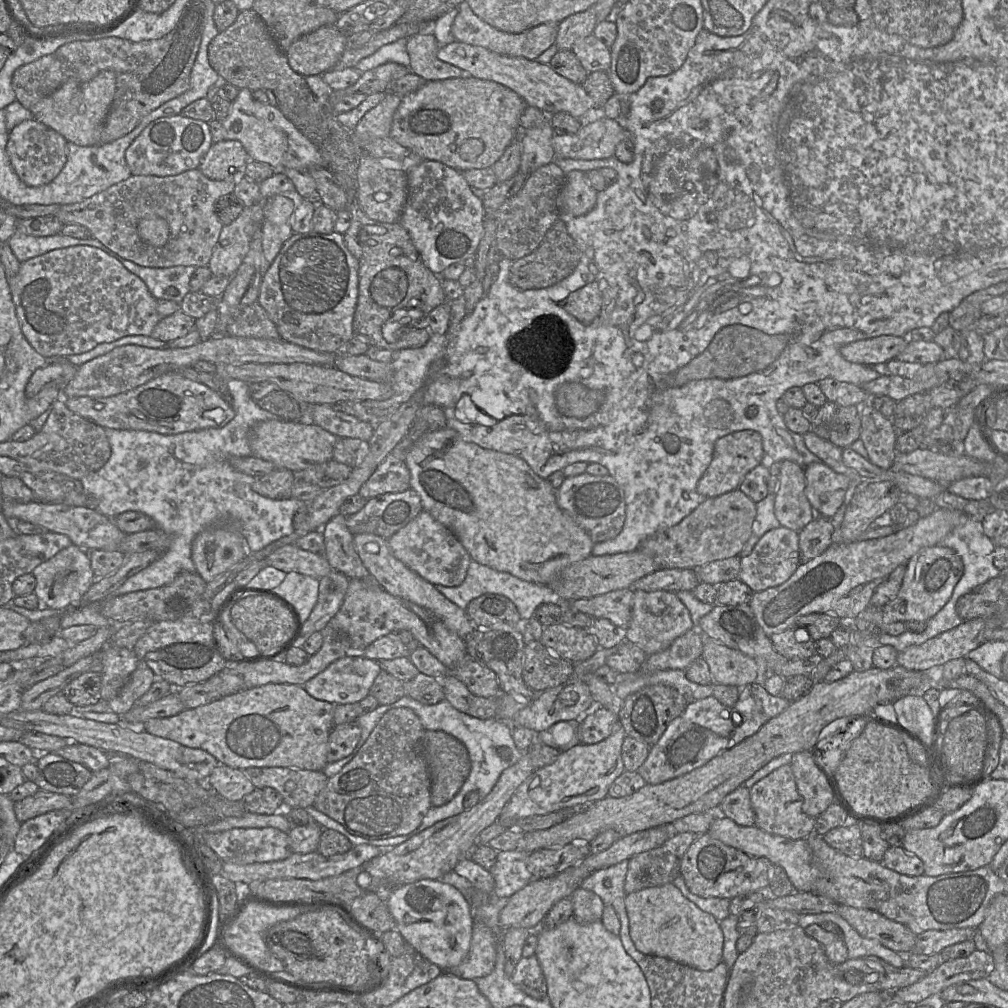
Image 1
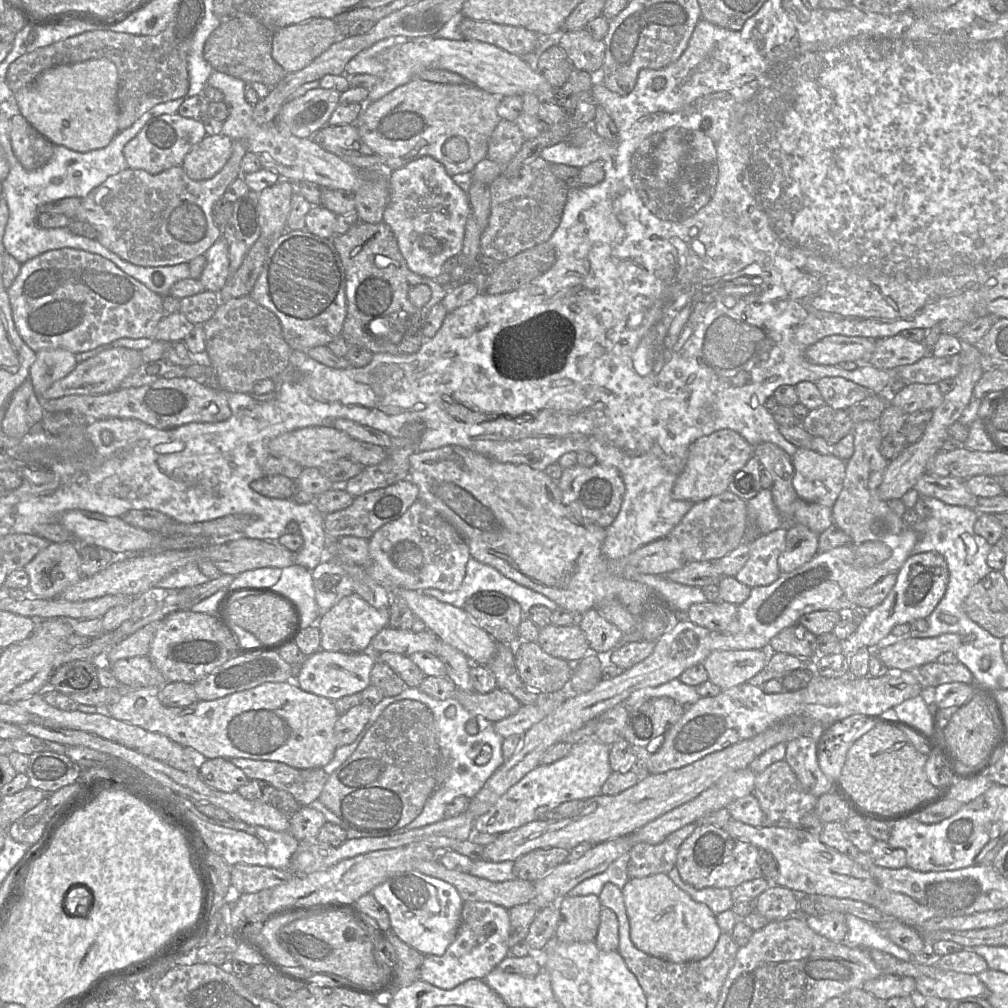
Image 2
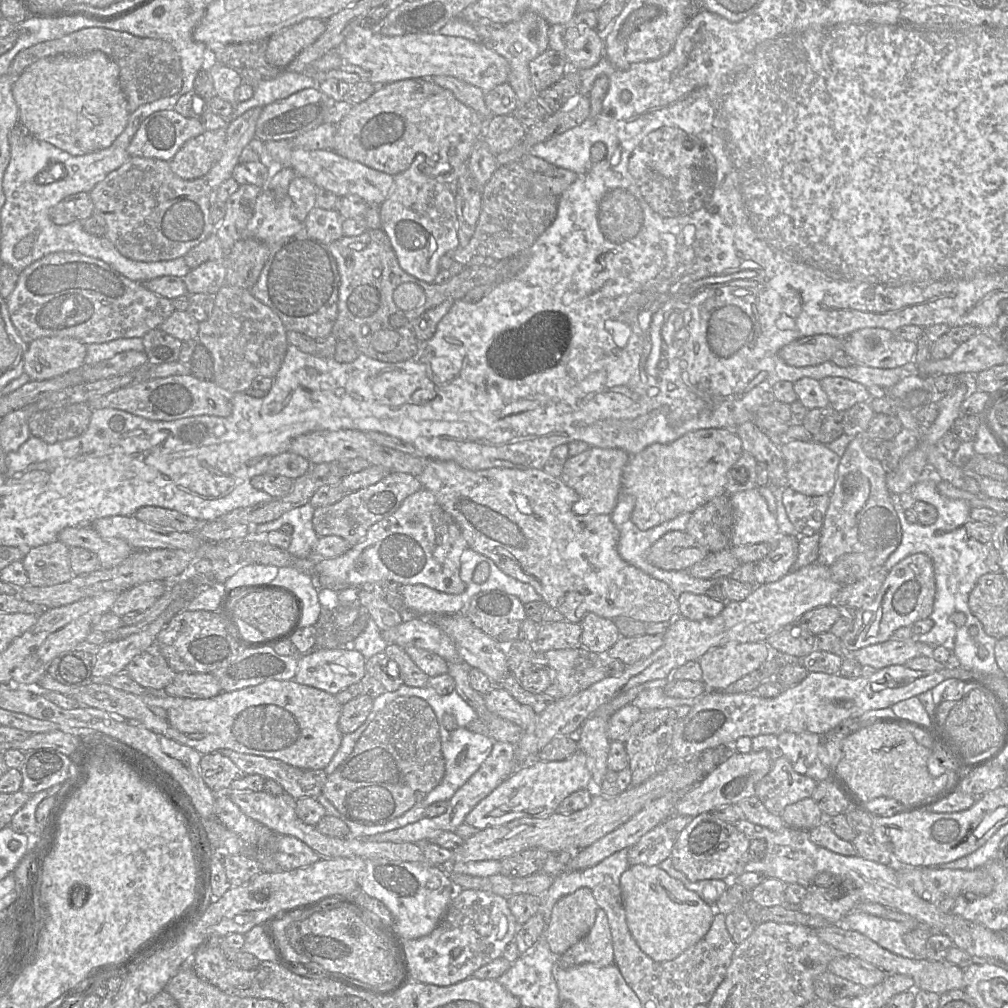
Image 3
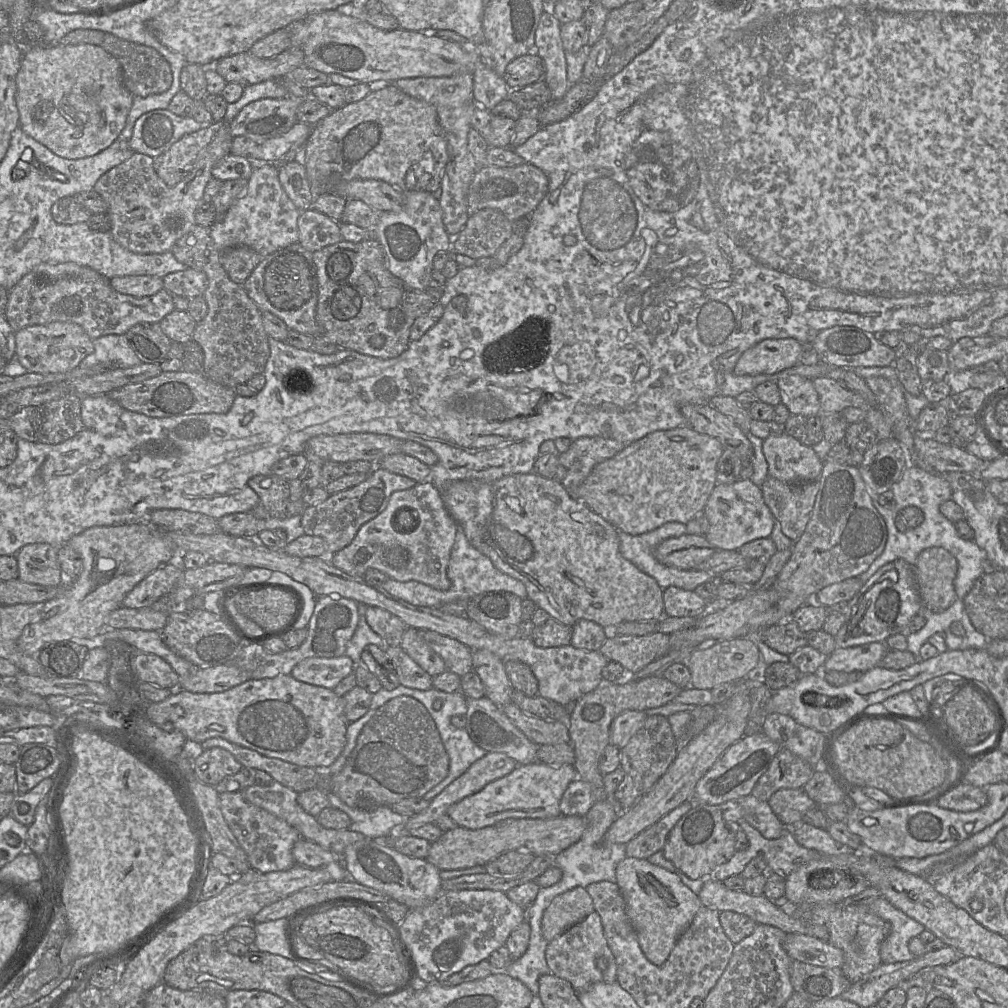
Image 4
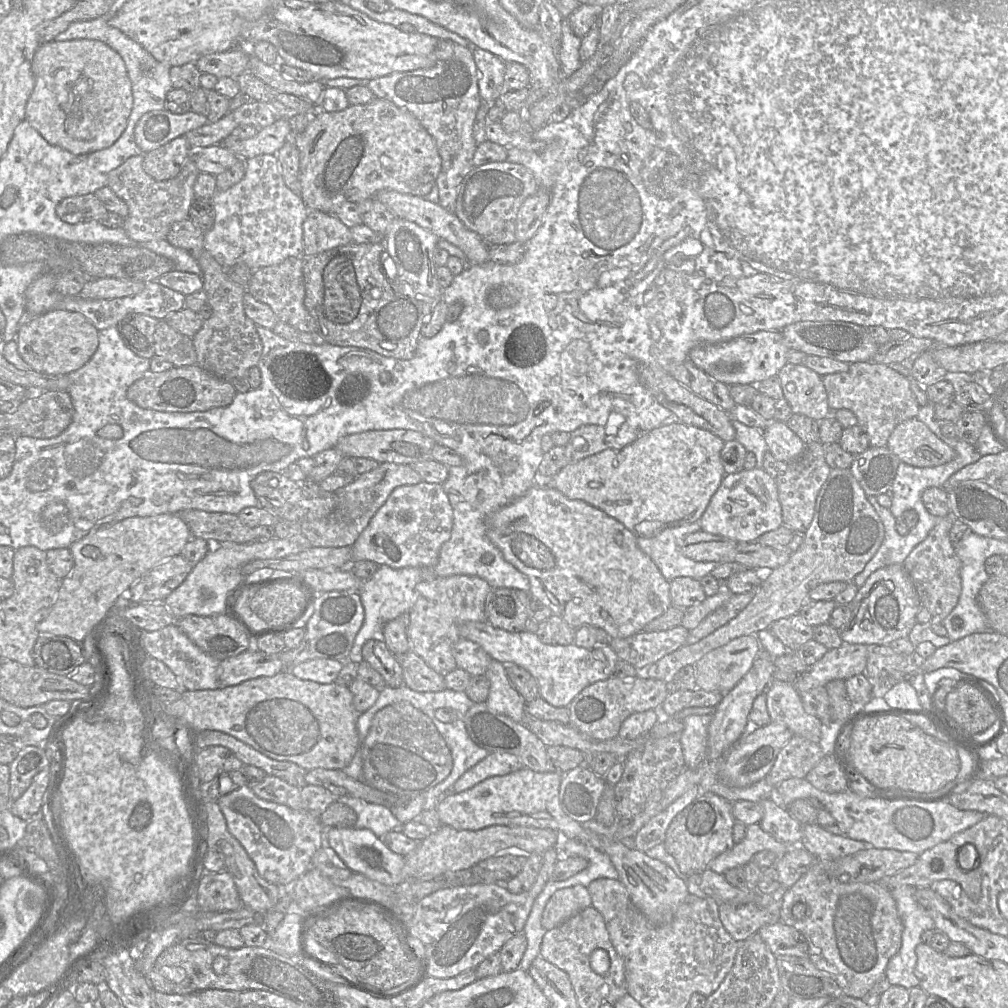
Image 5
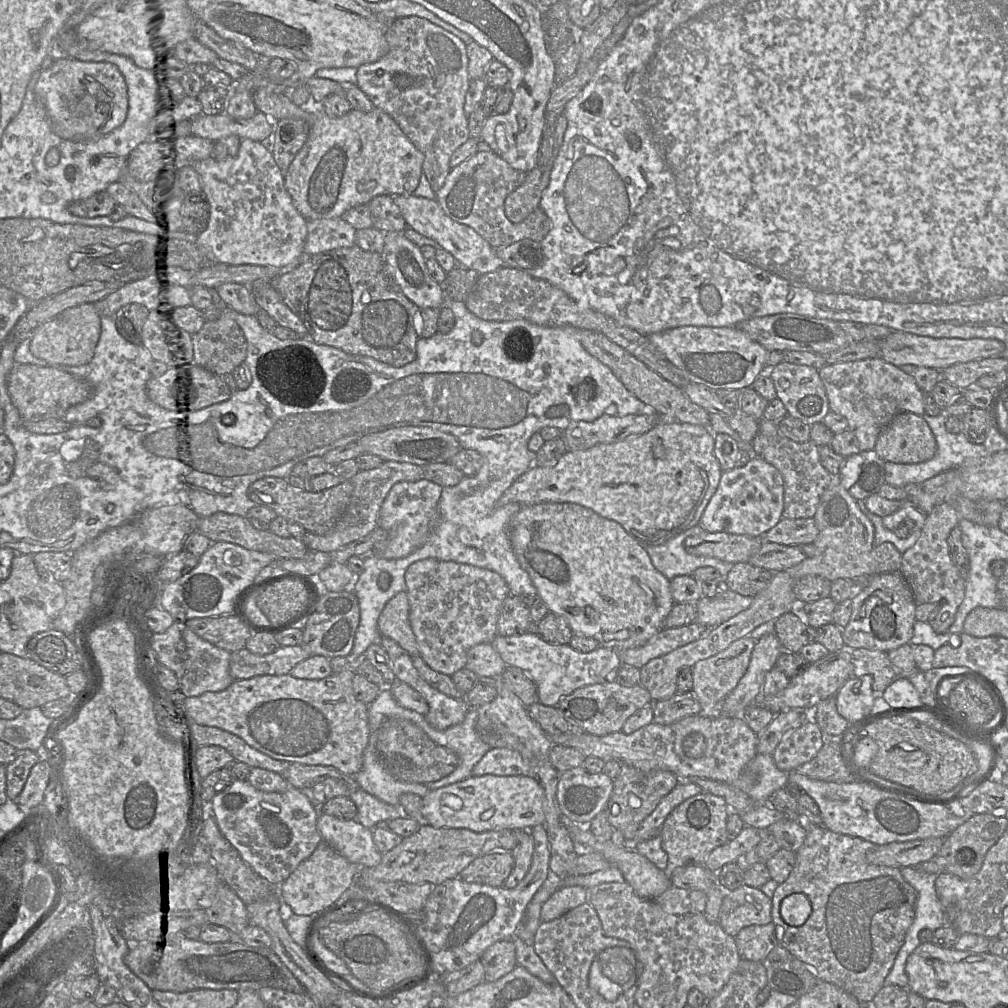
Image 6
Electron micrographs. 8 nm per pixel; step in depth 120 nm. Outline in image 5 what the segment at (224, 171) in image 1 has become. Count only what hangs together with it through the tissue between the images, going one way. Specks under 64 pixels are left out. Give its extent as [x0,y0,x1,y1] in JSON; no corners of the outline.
[143,135,192,181]

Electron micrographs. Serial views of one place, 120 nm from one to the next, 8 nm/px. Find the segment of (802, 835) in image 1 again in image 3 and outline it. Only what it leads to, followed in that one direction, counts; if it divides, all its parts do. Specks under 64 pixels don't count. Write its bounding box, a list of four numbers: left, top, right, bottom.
[755,754,817,815]

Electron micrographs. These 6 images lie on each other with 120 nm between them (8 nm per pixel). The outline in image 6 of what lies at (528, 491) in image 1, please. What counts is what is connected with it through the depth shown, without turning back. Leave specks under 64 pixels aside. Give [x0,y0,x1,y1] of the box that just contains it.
[510,503,675,651]

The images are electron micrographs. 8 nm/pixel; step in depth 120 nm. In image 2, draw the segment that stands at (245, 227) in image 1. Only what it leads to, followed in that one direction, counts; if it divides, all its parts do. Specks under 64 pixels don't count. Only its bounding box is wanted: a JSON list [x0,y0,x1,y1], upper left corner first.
[199,236,230,292]

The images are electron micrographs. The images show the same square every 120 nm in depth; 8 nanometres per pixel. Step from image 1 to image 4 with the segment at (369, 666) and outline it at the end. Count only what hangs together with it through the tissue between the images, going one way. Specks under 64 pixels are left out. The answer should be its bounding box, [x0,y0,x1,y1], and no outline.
[291,654,355,689]

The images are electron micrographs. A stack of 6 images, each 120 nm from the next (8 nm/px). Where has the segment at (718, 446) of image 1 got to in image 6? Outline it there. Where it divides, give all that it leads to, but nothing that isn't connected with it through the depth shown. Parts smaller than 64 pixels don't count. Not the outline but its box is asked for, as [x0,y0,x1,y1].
[498,420,723,545]

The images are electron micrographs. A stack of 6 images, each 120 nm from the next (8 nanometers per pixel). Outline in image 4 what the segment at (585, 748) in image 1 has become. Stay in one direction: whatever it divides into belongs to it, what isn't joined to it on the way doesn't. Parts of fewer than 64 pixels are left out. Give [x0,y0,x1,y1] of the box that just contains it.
[448,761,577,829]

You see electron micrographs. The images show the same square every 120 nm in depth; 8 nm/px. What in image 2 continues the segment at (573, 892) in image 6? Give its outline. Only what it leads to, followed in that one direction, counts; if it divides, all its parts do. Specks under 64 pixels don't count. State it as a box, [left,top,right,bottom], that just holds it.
[555,896,601,943]

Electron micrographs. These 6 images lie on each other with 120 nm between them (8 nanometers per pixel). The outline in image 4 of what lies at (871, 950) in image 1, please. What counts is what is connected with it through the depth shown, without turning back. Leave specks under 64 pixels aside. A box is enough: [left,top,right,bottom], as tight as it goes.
[868,897,925,964]

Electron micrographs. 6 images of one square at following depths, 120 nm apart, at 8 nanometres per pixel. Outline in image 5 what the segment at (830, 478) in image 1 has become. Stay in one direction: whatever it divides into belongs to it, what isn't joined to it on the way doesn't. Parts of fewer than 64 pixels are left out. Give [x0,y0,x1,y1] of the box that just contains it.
[763,421,807,462]

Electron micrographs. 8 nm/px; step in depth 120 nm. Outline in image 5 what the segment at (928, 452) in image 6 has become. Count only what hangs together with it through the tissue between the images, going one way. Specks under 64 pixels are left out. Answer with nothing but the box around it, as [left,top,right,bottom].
[887,418,955,467]

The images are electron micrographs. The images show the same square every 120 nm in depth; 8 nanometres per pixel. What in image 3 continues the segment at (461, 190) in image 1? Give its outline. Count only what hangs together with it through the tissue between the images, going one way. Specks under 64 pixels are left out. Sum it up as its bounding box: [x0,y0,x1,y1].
[379,154,460,283]

